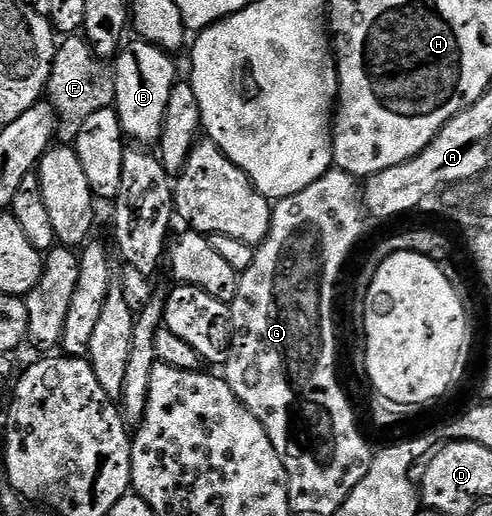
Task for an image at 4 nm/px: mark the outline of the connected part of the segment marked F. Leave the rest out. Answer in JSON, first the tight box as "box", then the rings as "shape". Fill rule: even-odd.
{"box":[47,34,115,145],"shape":[[[80,34],[62,38],[57,44],[57,52],[51,65],[47,102],[57,114],[56,142],[61,145],[76,144],[79,129],[99,109],[113,107],[115,97],[114,72],[106,60],[100,59],[91,45]]]}

